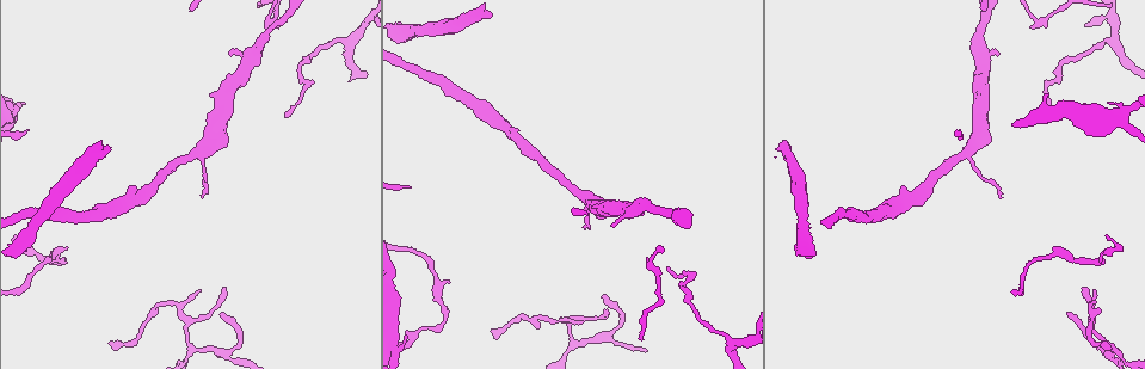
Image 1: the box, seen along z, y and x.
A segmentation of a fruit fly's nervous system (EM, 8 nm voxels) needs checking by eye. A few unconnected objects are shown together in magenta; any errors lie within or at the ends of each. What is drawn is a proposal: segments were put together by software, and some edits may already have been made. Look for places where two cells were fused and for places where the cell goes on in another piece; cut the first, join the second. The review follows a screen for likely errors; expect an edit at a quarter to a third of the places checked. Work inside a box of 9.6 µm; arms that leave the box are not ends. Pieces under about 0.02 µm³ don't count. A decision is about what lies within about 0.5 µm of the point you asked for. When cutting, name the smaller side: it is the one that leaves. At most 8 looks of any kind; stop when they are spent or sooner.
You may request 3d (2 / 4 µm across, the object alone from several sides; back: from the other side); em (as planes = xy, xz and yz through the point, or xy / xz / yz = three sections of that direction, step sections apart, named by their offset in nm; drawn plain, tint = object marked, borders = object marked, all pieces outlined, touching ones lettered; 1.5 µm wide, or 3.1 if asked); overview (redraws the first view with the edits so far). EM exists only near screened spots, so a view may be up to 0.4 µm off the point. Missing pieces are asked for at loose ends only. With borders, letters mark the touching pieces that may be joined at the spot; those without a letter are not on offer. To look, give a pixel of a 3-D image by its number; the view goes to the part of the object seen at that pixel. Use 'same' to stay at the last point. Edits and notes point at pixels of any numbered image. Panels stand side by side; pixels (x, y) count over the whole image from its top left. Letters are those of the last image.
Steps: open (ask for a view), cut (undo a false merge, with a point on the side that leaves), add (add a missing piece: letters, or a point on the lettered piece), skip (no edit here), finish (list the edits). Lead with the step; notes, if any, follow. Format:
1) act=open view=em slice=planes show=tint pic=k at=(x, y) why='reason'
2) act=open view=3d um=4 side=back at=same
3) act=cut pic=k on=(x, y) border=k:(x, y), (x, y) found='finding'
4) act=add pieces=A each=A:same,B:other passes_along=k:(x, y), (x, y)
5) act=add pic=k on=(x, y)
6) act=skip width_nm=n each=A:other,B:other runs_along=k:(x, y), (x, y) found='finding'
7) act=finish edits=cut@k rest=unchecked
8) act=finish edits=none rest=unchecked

act=open view=em slice=yz step=8 show=tint pic=1 at=(637, 208) why='thick turns thin'

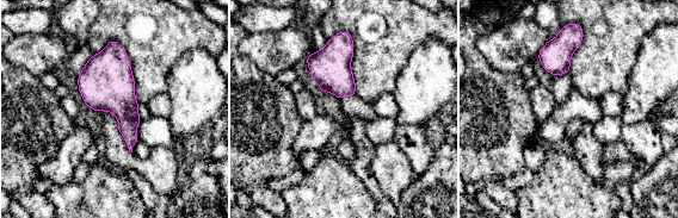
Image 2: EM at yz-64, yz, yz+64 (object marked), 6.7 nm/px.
act=open view=em slice=xz step=4 show=borders at=same why='cut it another way'

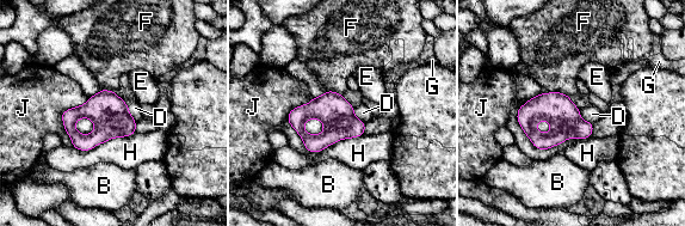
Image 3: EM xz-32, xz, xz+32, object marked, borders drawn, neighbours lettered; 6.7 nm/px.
act=skip each=B:other,D:other,E:other,F:other,G:other,H:other,J:other border=3:(579, 109), (579, 115), (593, 124) found='continuous, no second cell'

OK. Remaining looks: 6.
act=open view=em slice=planes show=tint pic=1 at=(222, 312) why='thin end'

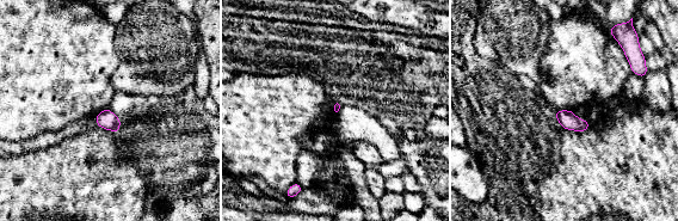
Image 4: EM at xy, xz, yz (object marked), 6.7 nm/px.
act=open view=em slice=planes show=borders at=same

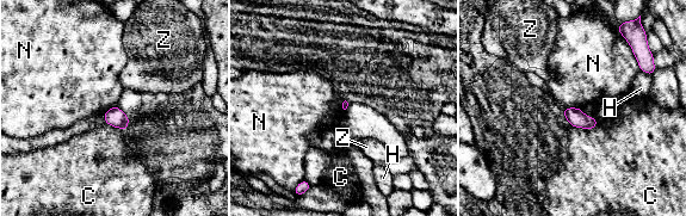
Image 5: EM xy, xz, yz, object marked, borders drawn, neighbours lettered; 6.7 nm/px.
act=skip longest_contact=C:190nm each=C:other,H:other,N:other,Z:other border=5:(630, 48), (640, 69) found='none of them fits'

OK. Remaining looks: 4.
act=open view=3d um=4 side=back pic=1 at=(441, 325) why='sharp bend'

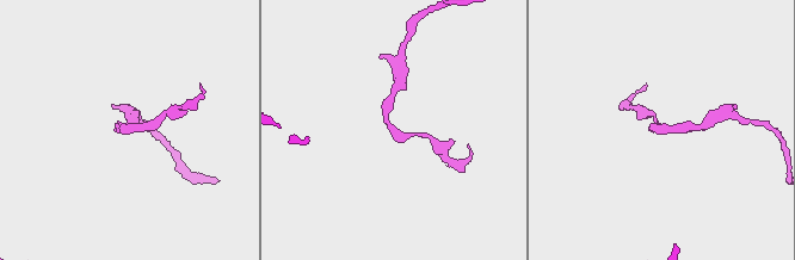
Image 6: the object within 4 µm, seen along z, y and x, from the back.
act=open view=em slice=planes show=borders pic=6 at=(394, 132)

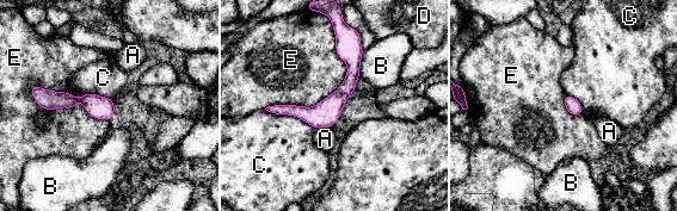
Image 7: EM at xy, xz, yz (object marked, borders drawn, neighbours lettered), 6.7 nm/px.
act=skip width_nm=160 each=A:other,B:other,C:other,D:other,E:other border=7:(264, 109), (294, 115), (314, 129) found='continuous, no second cell'

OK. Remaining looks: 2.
act=finish edits=none rest=unchecked

